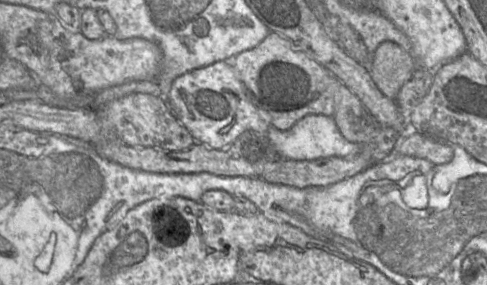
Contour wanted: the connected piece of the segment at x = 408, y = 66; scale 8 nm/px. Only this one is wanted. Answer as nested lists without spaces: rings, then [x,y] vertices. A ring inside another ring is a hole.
[[[384,42],[370,57],[367,68],[380,92],[395,101],[401,87],[416,70],[416,62],[411,50],[406,51],[395,43]]]

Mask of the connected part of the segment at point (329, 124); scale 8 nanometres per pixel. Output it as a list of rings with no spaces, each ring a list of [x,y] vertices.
[[[307,115],[296,122],[289,130],[278,130],[270,127],[266,134],[281,159],[287,160],[351,157],[359,154],[364,146],[346,140],[340,133],[333,117],[326,115]]]

